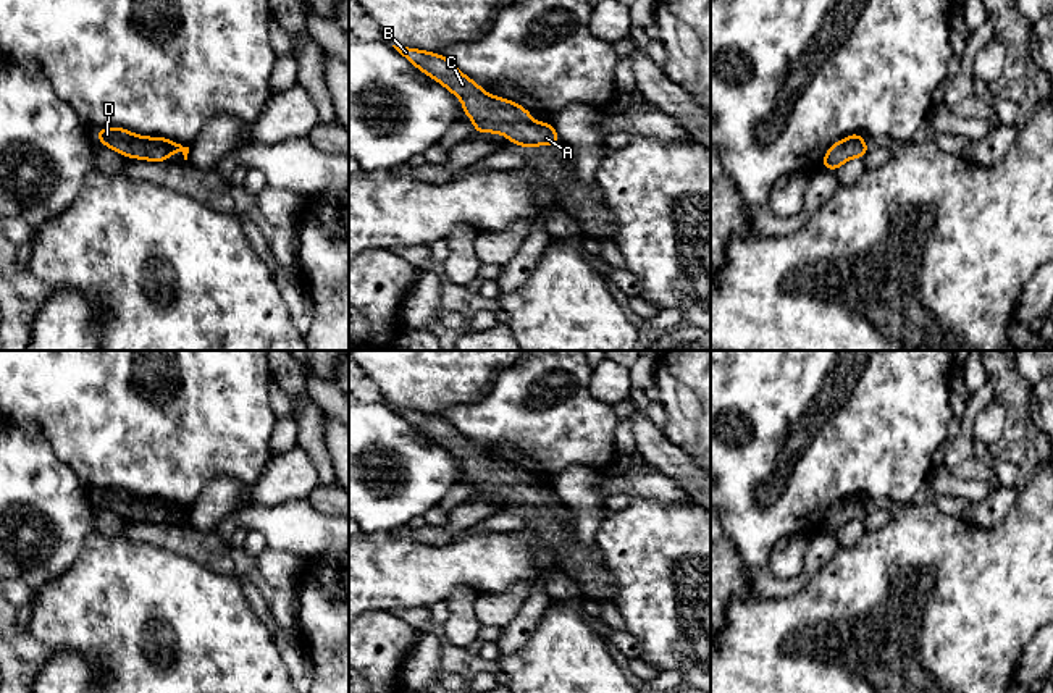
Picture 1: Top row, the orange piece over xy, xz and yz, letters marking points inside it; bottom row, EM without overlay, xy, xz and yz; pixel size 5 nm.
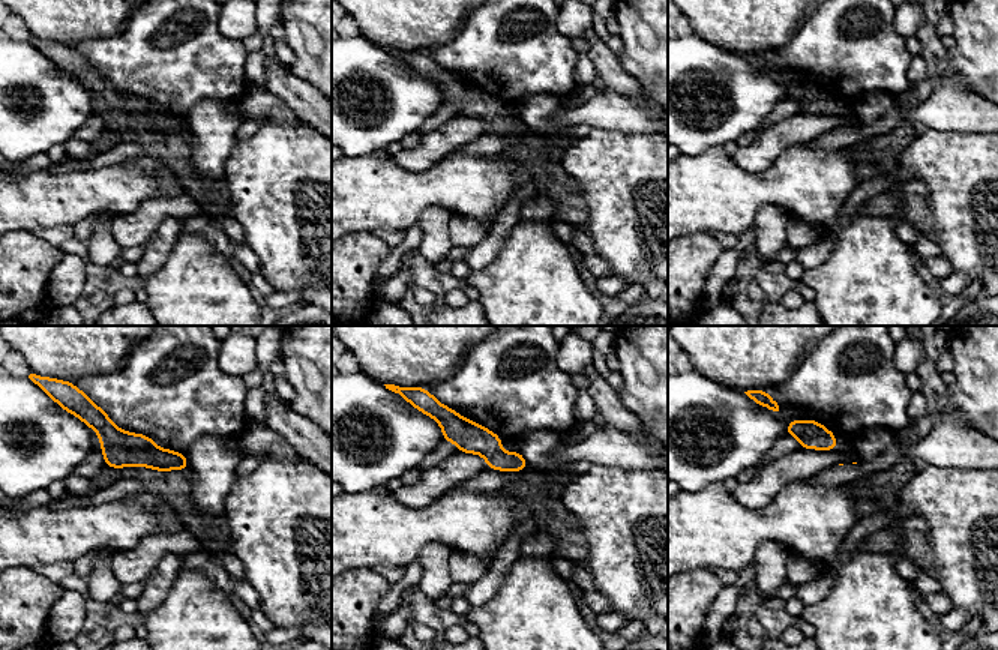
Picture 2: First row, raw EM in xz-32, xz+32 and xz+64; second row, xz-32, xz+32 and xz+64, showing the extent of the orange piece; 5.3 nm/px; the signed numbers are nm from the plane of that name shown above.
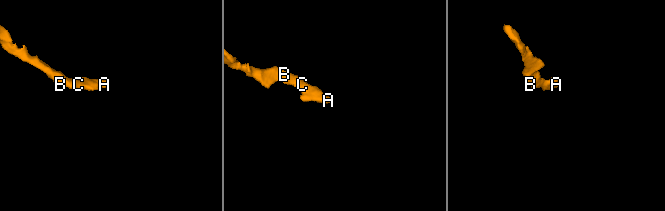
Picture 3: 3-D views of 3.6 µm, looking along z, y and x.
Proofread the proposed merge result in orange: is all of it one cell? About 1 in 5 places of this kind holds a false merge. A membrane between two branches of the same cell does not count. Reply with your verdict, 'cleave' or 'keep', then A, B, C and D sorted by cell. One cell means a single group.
keep; A B C D

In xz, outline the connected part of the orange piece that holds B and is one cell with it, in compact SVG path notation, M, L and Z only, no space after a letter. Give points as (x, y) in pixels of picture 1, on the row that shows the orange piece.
M392 47L462 100L465 116L475 121L473 132L499 132L507 136L514 145L525 147L562 142L551 123L533 123L531 111L507 99L489 95L439 53Z

